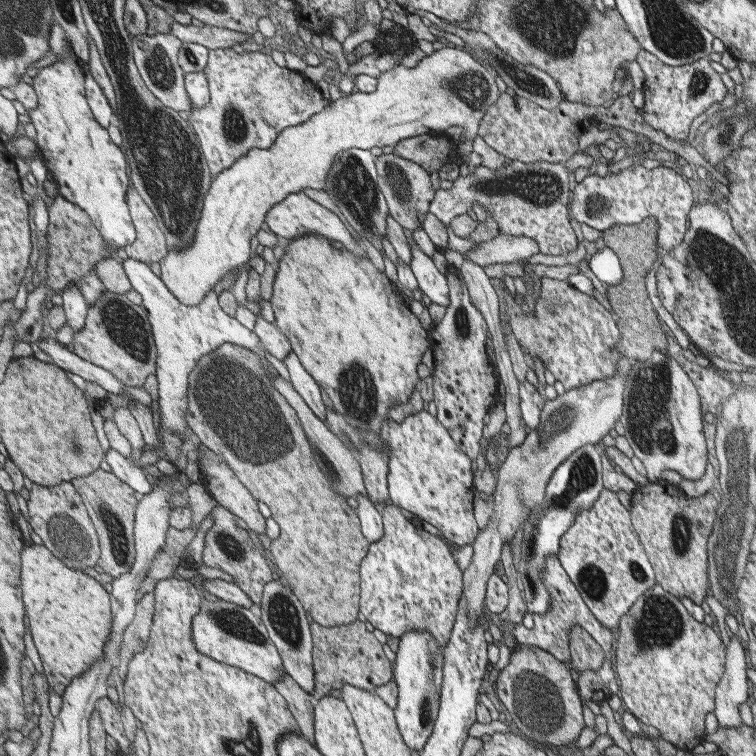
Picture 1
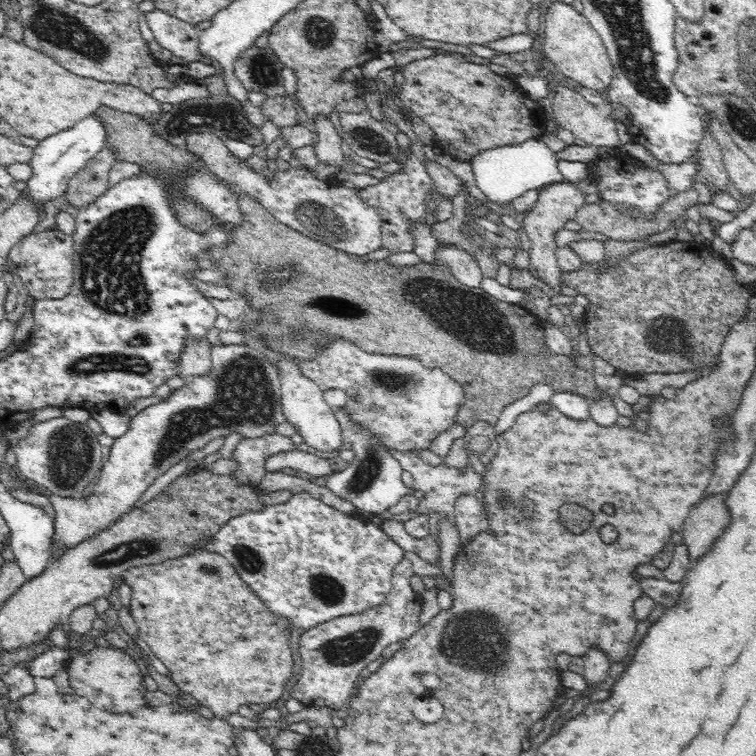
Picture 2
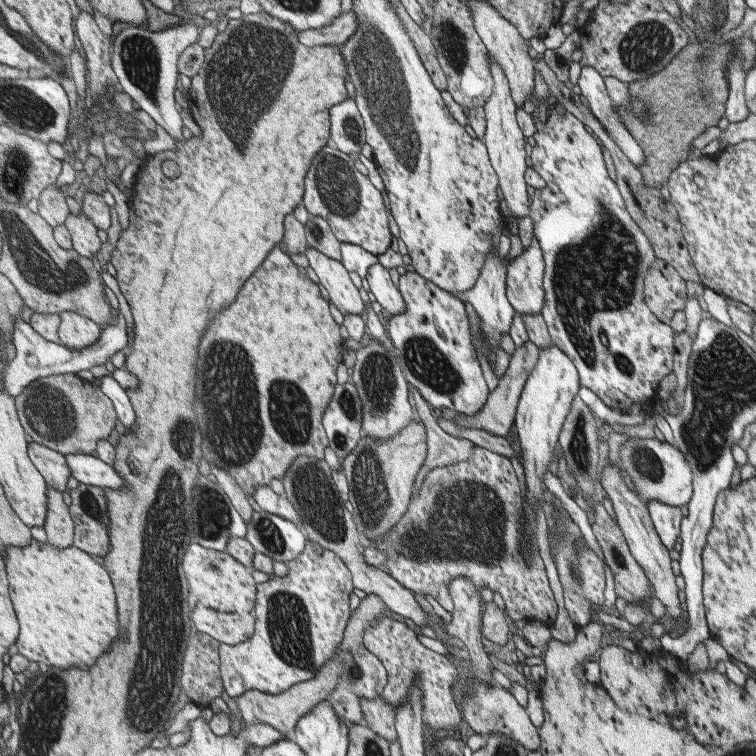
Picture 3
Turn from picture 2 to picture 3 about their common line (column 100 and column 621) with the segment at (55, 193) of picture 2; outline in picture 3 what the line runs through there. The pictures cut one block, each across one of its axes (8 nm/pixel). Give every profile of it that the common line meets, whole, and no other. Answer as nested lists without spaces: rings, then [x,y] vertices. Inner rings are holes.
[[[582,66],[577,79],[581,96],[585,97],[591,114],[603,125],[603,130],[635,166],[644,161],[642,148],[618,119],[611,99],[608,97],[603,77],[594,69]]]

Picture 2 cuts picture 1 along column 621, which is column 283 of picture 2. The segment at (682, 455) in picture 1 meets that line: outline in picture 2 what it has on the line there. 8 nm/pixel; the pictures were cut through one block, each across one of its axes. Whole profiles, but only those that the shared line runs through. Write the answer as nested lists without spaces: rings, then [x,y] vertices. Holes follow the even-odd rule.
[[[224,345],[213,346],[212,361],[213,368],[209,374],[186,379],[185,385],[172,391],[172,395],[168,399],[138,412],[137,416],[131,418],[130,428],[126,434],[115,439],[111,453],[103,463],[103,470],[100,472],[100,480],[95,486],[95,491],[87,497],[64,498],[40,485],[25,483],[26,490],[45,496],[53,504],[55,510],[55,535],[52,547],[59,549],[54,549],[51,553],[51,562],[56,562],[62,554],[78,548],[82,542],[92,540],[96,534],[110,530],[116,522],[120,522],[124,516],[130,514],[132,510],[136,510],[142,496],[146,496],[156,485],[156,480],[162,476],[162,470],[168,470],[170,466],[176,466],[176,464],[182,464],[183,467],[187,466],[193,470],[202,468],[201,460],[194,459],[192,452],[204,450],[208,444],[212,444],[216,440],[220,442],[222,438],[228,438],[232,434],[238,434],[241,440],[266,438],[272,434],[279,434],[275,430],[276,426],[289,423],[288,417],[281,410],[283,407],[278,394],[281,373],[277,361],[275,364],[269,362],[254,348]],[[176,450],[179,457],[177,460],[167,457],[172,456]]]

